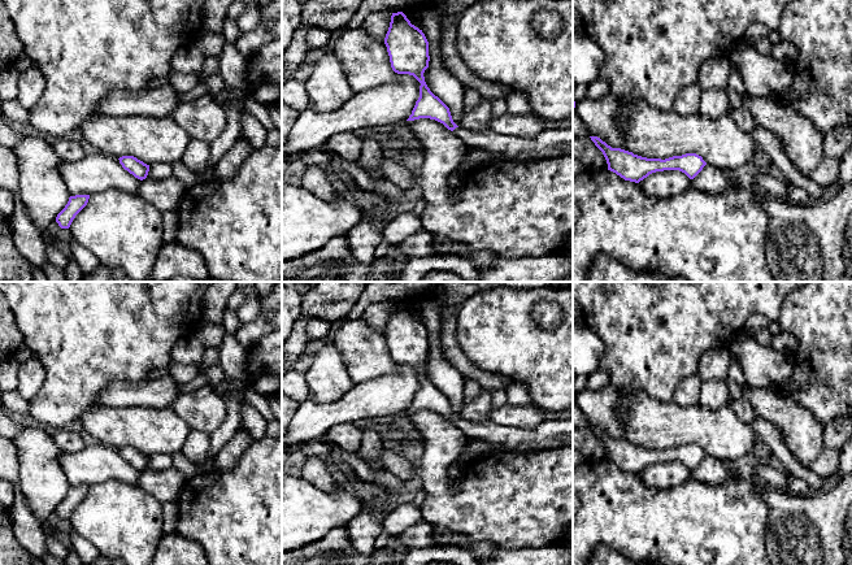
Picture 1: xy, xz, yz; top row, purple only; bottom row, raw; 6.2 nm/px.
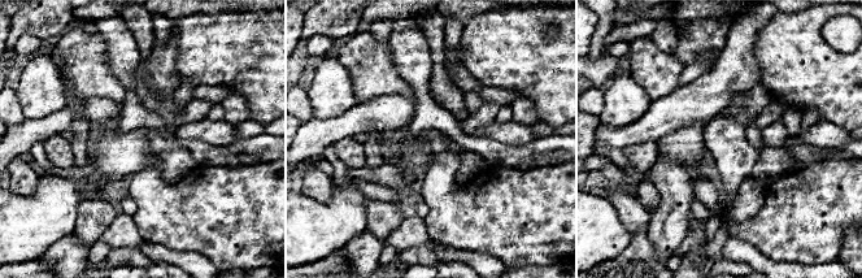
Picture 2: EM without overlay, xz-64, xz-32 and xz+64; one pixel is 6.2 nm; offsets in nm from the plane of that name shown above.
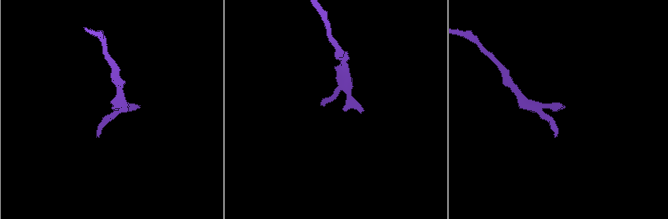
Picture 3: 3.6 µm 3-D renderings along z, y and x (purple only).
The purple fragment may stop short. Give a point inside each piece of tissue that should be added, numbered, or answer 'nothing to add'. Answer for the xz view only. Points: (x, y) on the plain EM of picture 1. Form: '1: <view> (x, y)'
1: xz (551, 433)

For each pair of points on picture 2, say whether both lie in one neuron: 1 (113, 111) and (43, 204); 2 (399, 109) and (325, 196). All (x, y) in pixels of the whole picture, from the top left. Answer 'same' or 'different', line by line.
1: different
2: different

